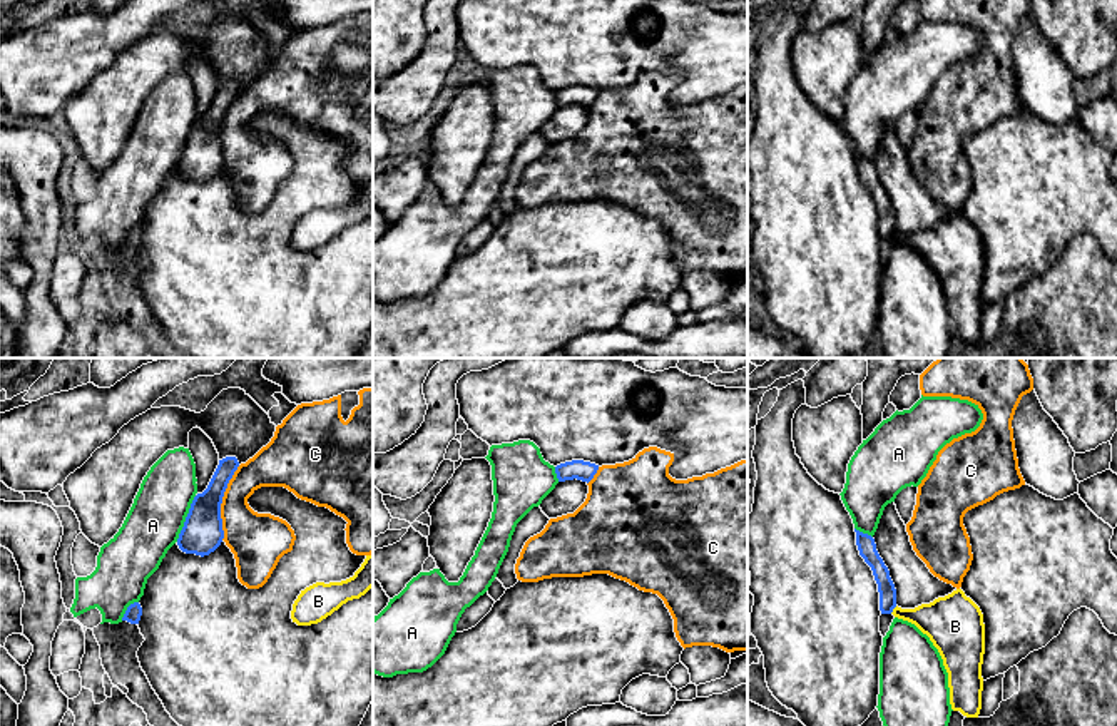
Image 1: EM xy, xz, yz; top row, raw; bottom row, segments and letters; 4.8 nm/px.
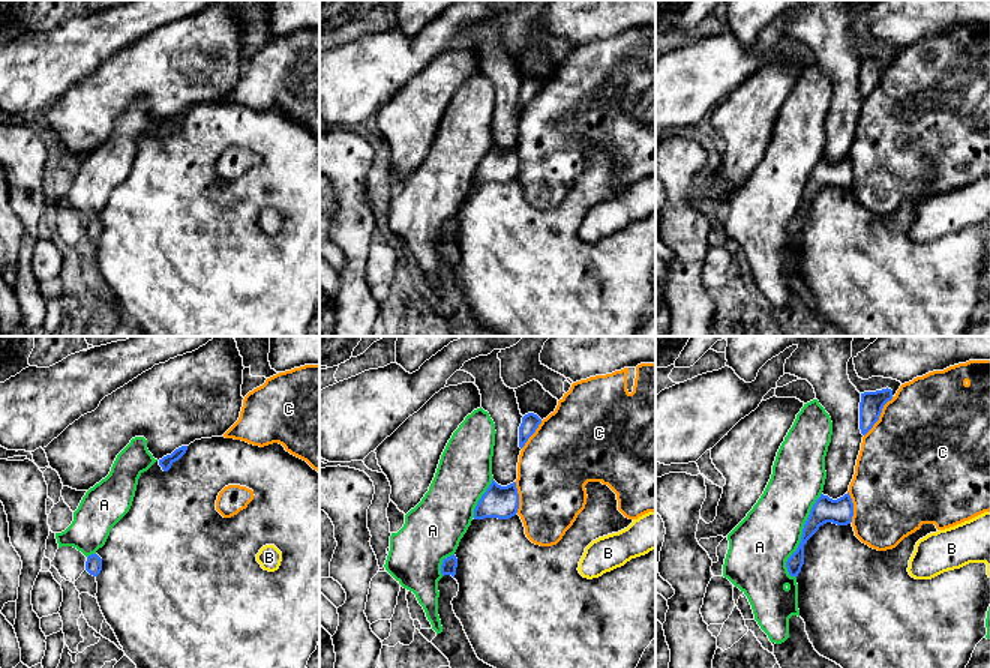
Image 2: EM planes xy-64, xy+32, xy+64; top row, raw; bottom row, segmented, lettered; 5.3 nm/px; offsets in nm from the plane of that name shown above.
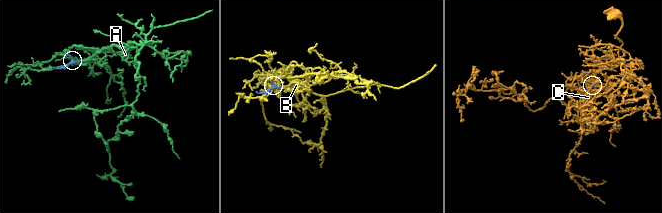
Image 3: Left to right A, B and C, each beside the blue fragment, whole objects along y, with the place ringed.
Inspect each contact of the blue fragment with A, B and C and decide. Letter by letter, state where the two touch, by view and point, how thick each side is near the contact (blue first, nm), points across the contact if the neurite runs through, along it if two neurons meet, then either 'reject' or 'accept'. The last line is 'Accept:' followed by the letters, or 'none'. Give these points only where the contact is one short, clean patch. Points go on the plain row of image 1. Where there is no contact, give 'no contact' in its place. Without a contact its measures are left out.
A: contact xy (186, 144); calibres 190 and 260 nm; reject
B: contact yz (893, 233); calibres 80 and 220 nm; border yz (897, 231), (890, 238); reject
C: contact xy (221, 127); calibres 190 and 260 nm; reject
Accept: none

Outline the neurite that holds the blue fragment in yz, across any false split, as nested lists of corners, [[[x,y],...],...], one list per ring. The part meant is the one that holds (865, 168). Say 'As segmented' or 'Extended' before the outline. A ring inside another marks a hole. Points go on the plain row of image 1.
As segmented. [[[856,154],[854,157],[856,157],[856,171],[858,171],[859,181],[871,192],[875,206],[878,209],[880,236],[881,239],[891,239],[893,234],[896,233],[896,214],[890,202],[890,196],[876,176],[875,164]]]

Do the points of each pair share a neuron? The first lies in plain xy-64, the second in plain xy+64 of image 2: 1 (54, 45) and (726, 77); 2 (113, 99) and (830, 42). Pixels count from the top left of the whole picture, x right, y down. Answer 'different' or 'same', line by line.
1: same
2: different

